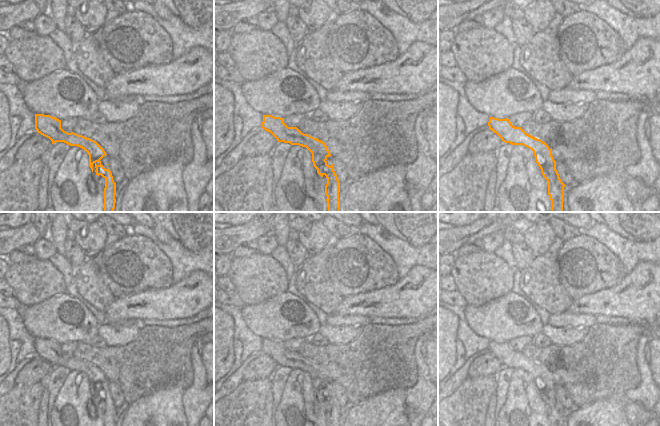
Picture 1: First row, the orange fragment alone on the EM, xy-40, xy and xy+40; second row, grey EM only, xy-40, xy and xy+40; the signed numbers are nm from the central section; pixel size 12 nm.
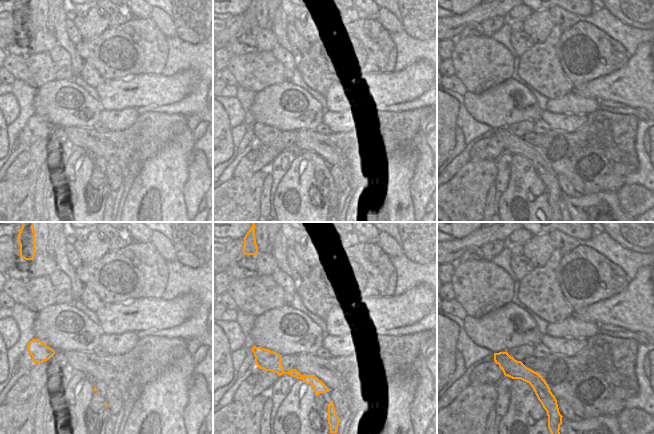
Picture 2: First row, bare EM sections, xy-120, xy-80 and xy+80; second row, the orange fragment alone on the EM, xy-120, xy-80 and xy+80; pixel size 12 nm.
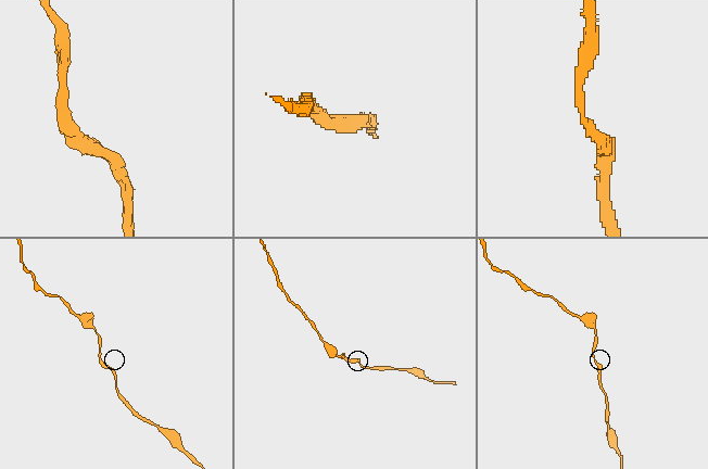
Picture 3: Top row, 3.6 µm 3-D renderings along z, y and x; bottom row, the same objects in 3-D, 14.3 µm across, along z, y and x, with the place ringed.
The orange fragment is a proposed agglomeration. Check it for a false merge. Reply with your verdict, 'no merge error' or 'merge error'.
no merge error

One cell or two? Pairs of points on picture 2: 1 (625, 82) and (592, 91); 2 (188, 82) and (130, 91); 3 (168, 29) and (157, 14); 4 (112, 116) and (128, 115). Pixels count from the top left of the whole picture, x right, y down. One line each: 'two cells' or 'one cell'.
1: one cell
2: one cell
3: one cell
4: one cell

